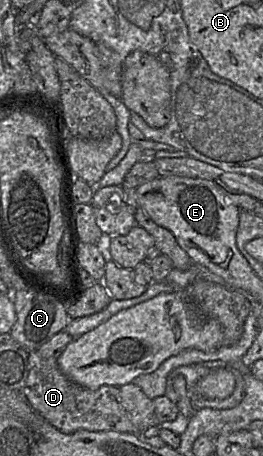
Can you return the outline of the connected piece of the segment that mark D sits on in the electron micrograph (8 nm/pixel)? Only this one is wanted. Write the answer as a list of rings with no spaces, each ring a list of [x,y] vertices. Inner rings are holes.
[[[29,351],[28,365],[28,377],[22,395],[37,414],[60,432],[115,431],[143,435],[149,427],[158,426],[153,401],[131,383],[89,390],[68,378],[59,369],[57,360],[42,359],[36,351]]]

